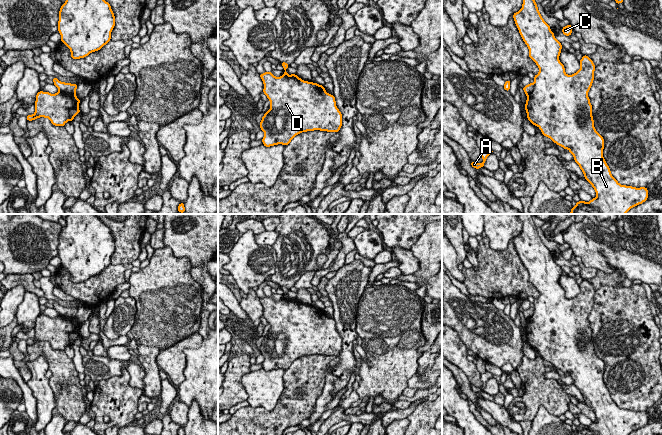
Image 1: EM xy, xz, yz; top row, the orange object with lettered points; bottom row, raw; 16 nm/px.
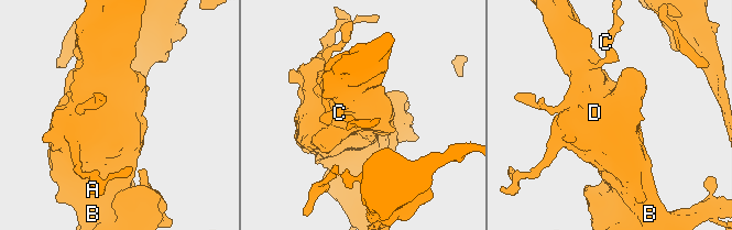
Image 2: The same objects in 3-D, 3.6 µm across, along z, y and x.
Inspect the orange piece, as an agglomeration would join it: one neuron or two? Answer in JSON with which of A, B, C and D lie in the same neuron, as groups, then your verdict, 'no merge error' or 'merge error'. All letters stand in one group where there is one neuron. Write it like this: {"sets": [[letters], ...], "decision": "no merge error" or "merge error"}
{"sets": [["A", "B", "D"], ["C"]], "decision": "merge error"}

